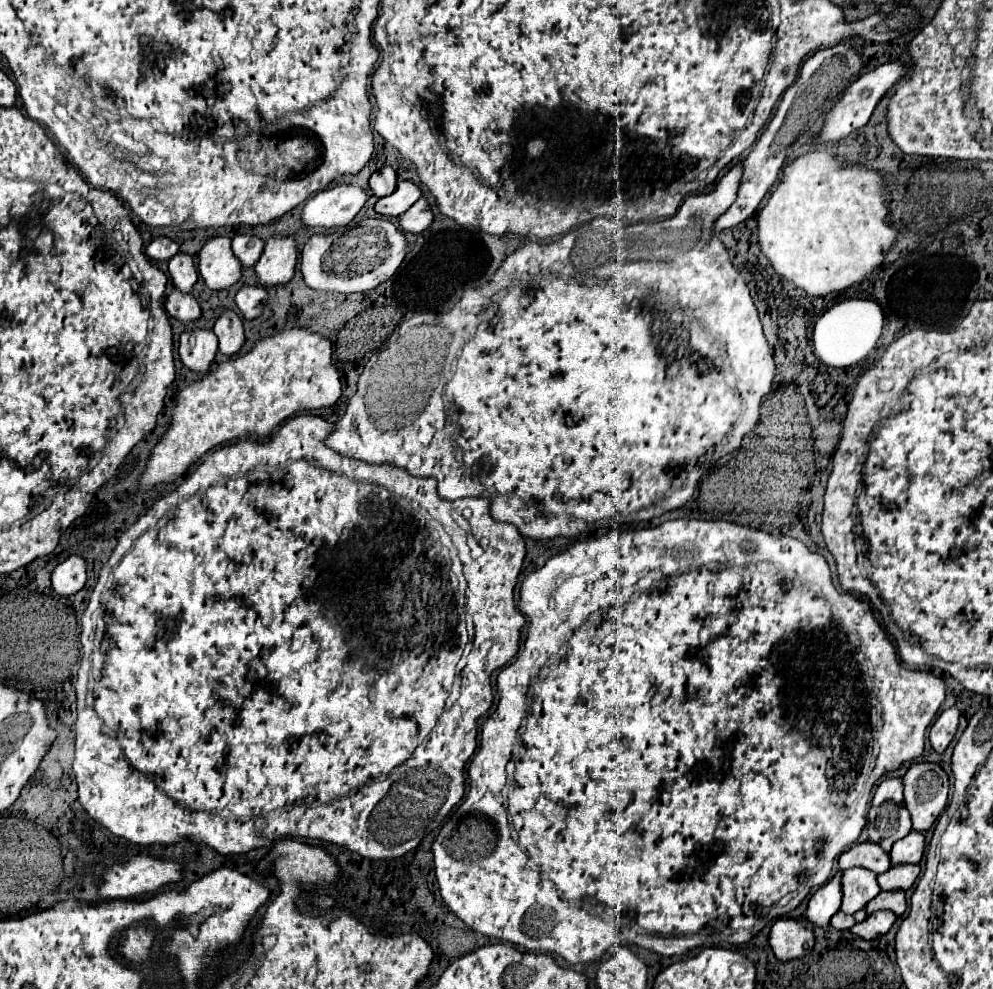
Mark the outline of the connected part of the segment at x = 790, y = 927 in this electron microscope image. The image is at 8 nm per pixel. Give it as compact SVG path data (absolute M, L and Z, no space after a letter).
M777 919L769 933L769 947L783 963L807 955L813 943L813 931L795 919Z

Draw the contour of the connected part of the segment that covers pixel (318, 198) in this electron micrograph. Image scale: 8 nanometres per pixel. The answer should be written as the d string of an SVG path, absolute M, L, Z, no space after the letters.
M339 183L313 195L299 217L305 227L345 227L361 211L365 201L367 195L359 185Z

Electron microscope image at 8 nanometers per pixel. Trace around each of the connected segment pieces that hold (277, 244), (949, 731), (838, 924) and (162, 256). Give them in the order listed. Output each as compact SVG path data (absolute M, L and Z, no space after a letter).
M271 237L265 243L265 251L257 265L253 267L257 273L259 287L275 287L285 285L293 279L297 265L297 249L293 237Z
M953 707L953 709L945 709L937 721L933 723L931 731L929 731L929 741L931 741L931 747L937 751L937 753L943 753L949 743L953 741L955 737L955 731L957 731L957 723L959 723L959 711Z
M861 909L859 913L855 913L855 915L845 915L845 913L835 913L835 917L831 919L831 927L835 927L837 931L843 931L843 929L851 929L853 925L857 925L857 923L861 923L863 919L867 917L867 913Z
M159 237L147 245L145 253L153 261L169 261L171 257L175 257L175 253L179 253L179 245L167 237Z

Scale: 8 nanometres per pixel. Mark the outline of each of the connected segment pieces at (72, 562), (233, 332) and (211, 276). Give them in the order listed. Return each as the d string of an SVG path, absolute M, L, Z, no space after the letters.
M71 555L53 571L53 589L57 595L75 595L87 581L87 563L81 555Z
M225 311L217 323L215 323L215 335L219 339L219 351L227 357L239 353L239 349L245 343L245 333L243 333L243 323L241 317L235 311Z
M213 237L199 253L199 273L213 291L223 291L241 279L239 259L231 251L229 237Z

